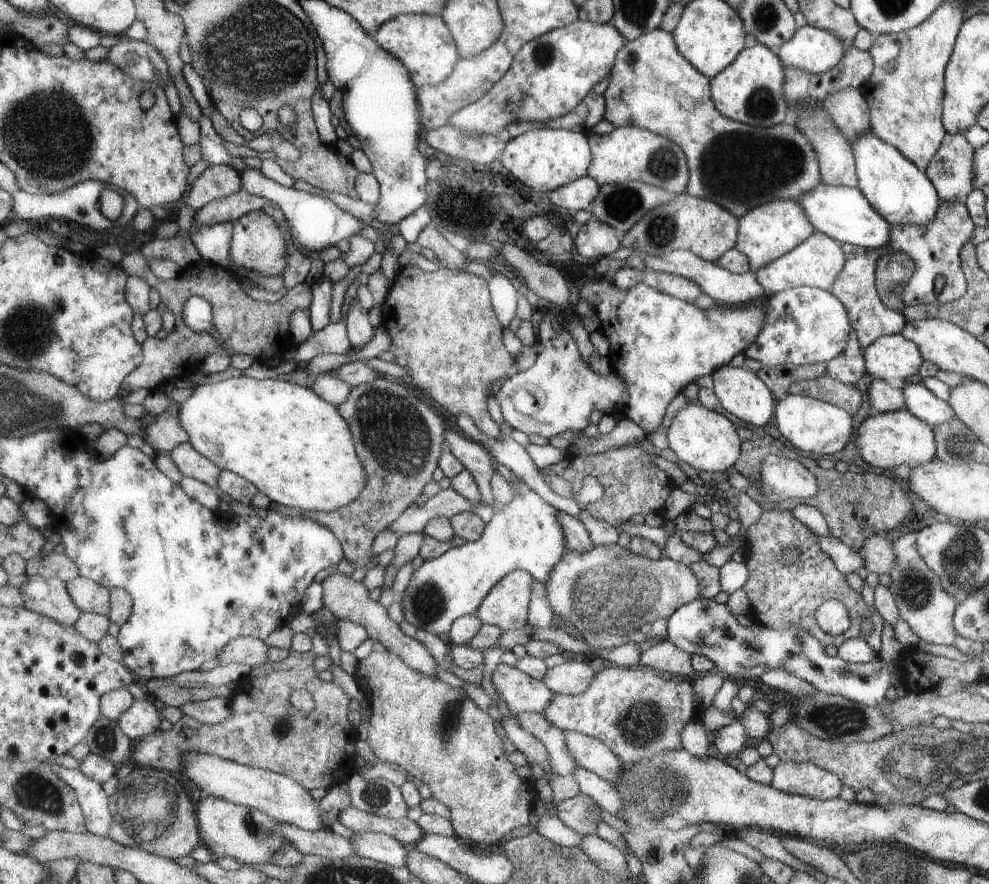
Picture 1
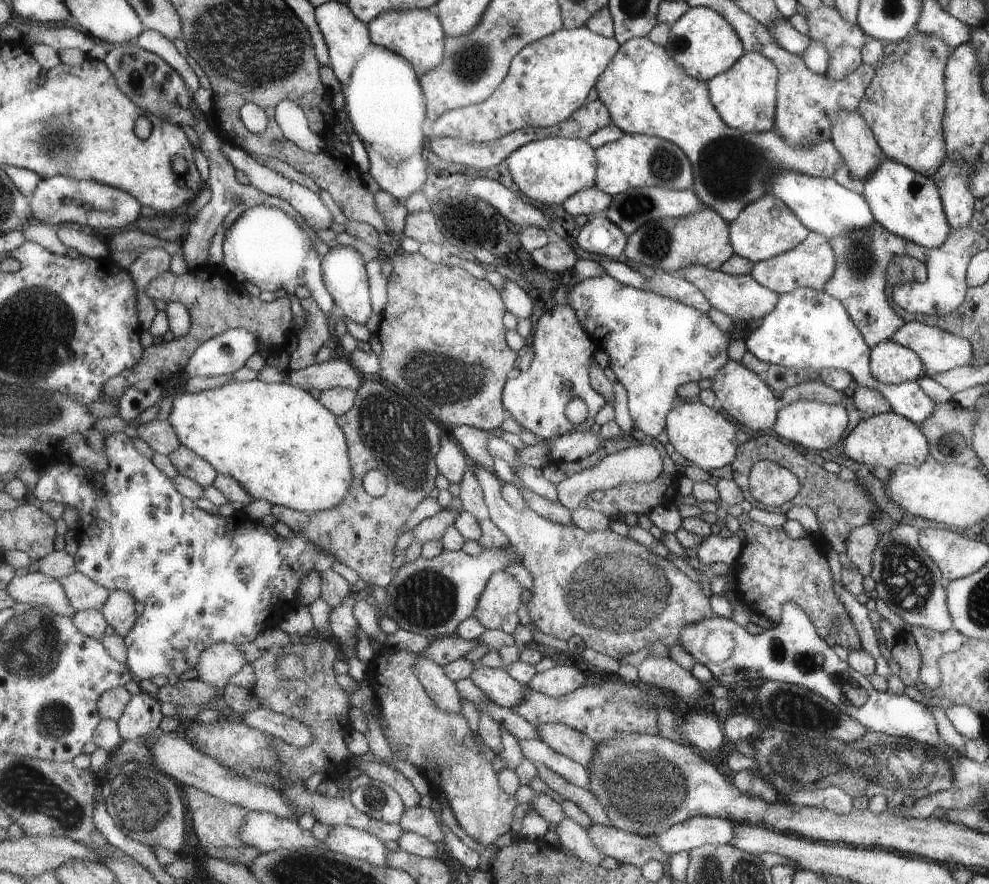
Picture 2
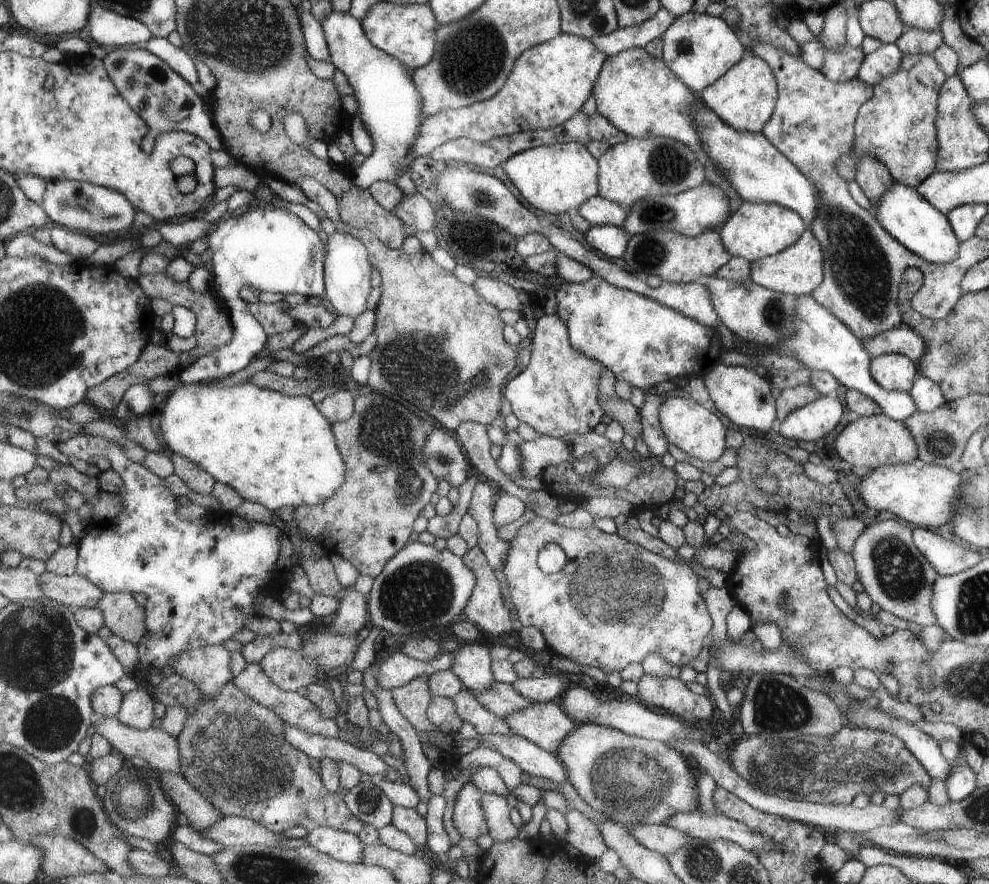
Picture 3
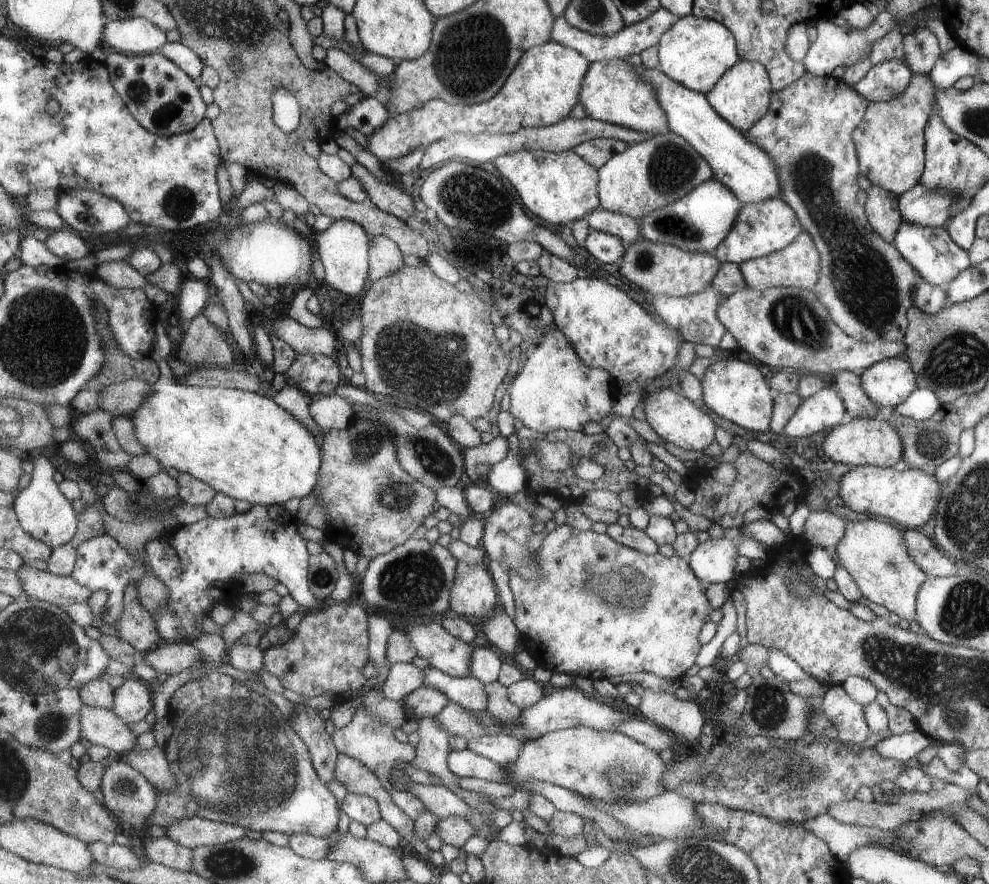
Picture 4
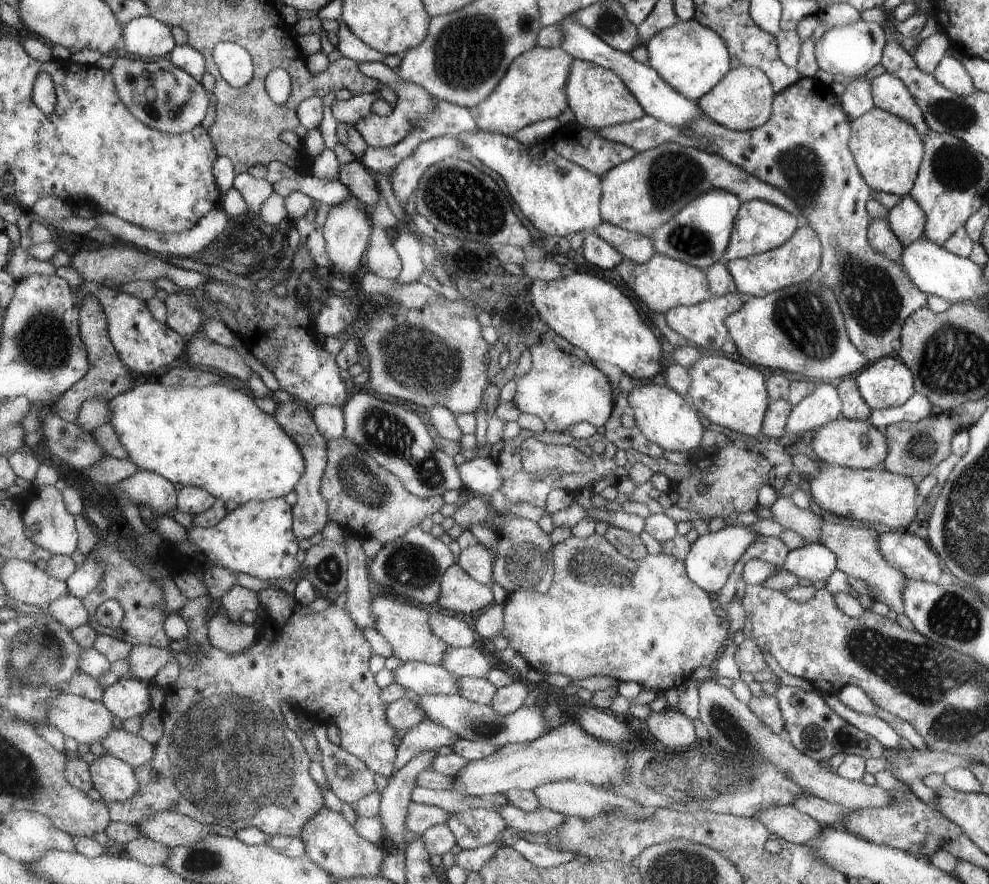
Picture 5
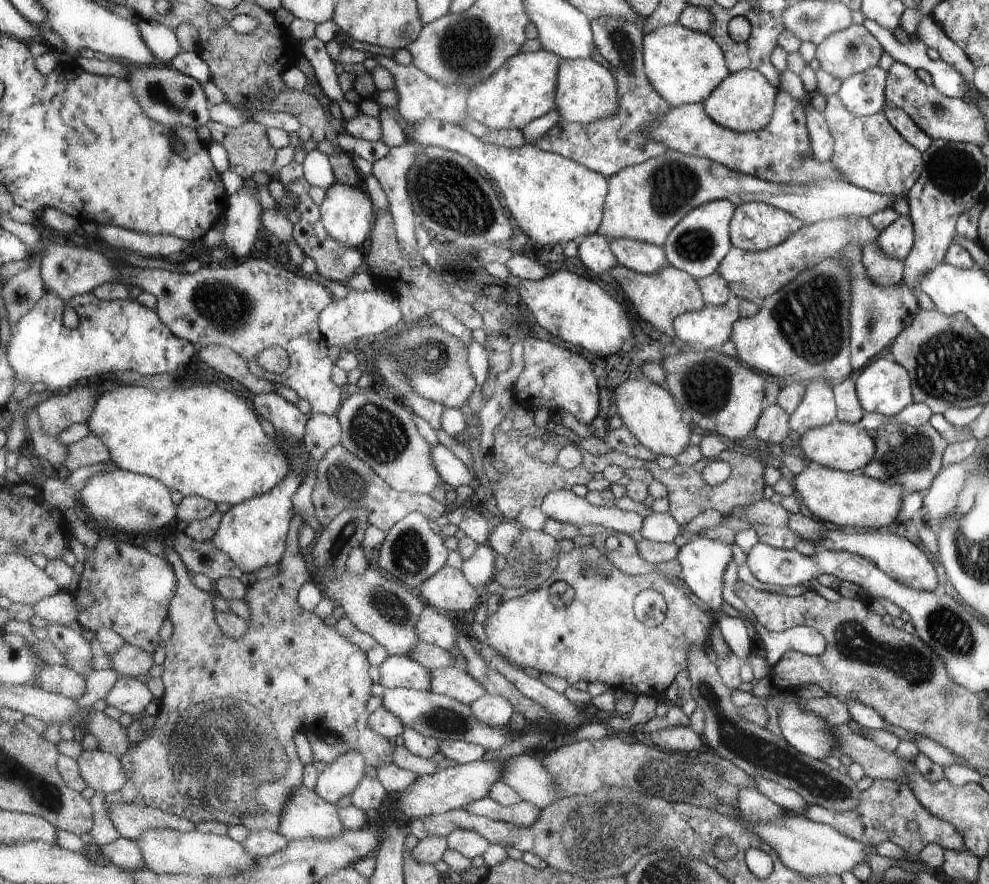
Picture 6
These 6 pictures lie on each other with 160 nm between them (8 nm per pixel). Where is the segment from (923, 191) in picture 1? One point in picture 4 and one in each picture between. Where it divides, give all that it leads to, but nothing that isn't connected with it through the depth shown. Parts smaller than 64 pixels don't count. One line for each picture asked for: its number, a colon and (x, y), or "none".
2: (906, 203)
3: (912, 220)
4: (931, 252)

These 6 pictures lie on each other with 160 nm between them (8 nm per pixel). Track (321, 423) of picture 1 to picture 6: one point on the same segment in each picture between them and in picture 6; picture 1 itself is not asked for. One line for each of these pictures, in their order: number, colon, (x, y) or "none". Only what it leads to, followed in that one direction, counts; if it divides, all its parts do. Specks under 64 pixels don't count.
2: (286, 447)
3: (278, 450)
4: (248, 447)
5: (216, 438)
6: (202, 440)

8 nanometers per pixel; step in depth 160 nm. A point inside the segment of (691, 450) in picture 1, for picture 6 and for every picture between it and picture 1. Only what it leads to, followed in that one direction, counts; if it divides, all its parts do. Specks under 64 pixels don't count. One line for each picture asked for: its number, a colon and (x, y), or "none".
2: (700, 435)
3: (693, 429)
4: (674, 418)
5: (662, 417)
6: (647, 410)

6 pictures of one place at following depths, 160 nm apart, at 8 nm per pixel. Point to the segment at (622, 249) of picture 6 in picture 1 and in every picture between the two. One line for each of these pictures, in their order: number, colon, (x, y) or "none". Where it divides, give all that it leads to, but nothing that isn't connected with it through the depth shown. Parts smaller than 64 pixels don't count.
1: (576, 196)
2: (591, 200)
3: (598, 210)
4: (624, 227)
5: (632, 246)

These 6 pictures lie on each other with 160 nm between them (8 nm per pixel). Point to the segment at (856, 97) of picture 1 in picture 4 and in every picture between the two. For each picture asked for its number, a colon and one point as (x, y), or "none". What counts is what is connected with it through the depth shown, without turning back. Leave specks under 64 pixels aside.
2: (851, 135)
3: (873, 177)
4: (881, 207)

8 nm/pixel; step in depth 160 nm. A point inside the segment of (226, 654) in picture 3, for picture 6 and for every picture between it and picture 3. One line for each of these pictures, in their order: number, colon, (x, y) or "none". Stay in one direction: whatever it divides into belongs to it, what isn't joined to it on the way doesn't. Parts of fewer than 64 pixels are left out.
4: (169, 657)
5: (145, 661)
6: (129, 661)

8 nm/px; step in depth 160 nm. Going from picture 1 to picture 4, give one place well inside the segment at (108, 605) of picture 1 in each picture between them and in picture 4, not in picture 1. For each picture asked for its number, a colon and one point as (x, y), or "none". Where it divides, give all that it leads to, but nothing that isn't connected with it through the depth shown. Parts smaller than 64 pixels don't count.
2: (85, 594)
3: (75, 591)
4: (62, 591)

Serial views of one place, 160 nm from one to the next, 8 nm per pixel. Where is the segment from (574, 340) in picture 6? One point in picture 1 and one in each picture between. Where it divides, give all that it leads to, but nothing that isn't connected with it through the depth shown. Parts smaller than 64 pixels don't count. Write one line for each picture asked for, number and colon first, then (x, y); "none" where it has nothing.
1: (659, 343)
2: (654, 343)
3: (642, 342)
4: (608, 330)
5: (590, 313)

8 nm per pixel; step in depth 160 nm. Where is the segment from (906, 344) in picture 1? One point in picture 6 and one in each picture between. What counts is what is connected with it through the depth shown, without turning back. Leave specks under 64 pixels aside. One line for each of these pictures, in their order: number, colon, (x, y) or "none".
2: (889, 363)
3: (894, 372)
4: (889, 382)
5: (886, 383)
6: (883, 387)

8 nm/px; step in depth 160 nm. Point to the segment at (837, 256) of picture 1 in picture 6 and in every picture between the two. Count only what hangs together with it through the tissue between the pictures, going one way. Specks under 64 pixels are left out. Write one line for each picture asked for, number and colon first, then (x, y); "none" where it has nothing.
2: (811, 264)
3: (797, 270)
4: (796, 265)
5: (797, 260)
6: (752, 275)

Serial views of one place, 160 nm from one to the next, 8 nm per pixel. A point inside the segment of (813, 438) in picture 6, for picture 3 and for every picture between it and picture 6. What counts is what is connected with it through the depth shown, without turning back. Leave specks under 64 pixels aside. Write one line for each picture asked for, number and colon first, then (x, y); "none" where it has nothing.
3: (873, 440)
4: (862, 441)
5: (839, 442)

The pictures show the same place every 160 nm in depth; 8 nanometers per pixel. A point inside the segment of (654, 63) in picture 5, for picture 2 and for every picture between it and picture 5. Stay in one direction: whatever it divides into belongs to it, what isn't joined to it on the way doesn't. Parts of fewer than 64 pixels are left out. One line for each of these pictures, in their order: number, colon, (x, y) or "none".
2: (702, 41)
3: (698, 48)
4: (695, 52)

